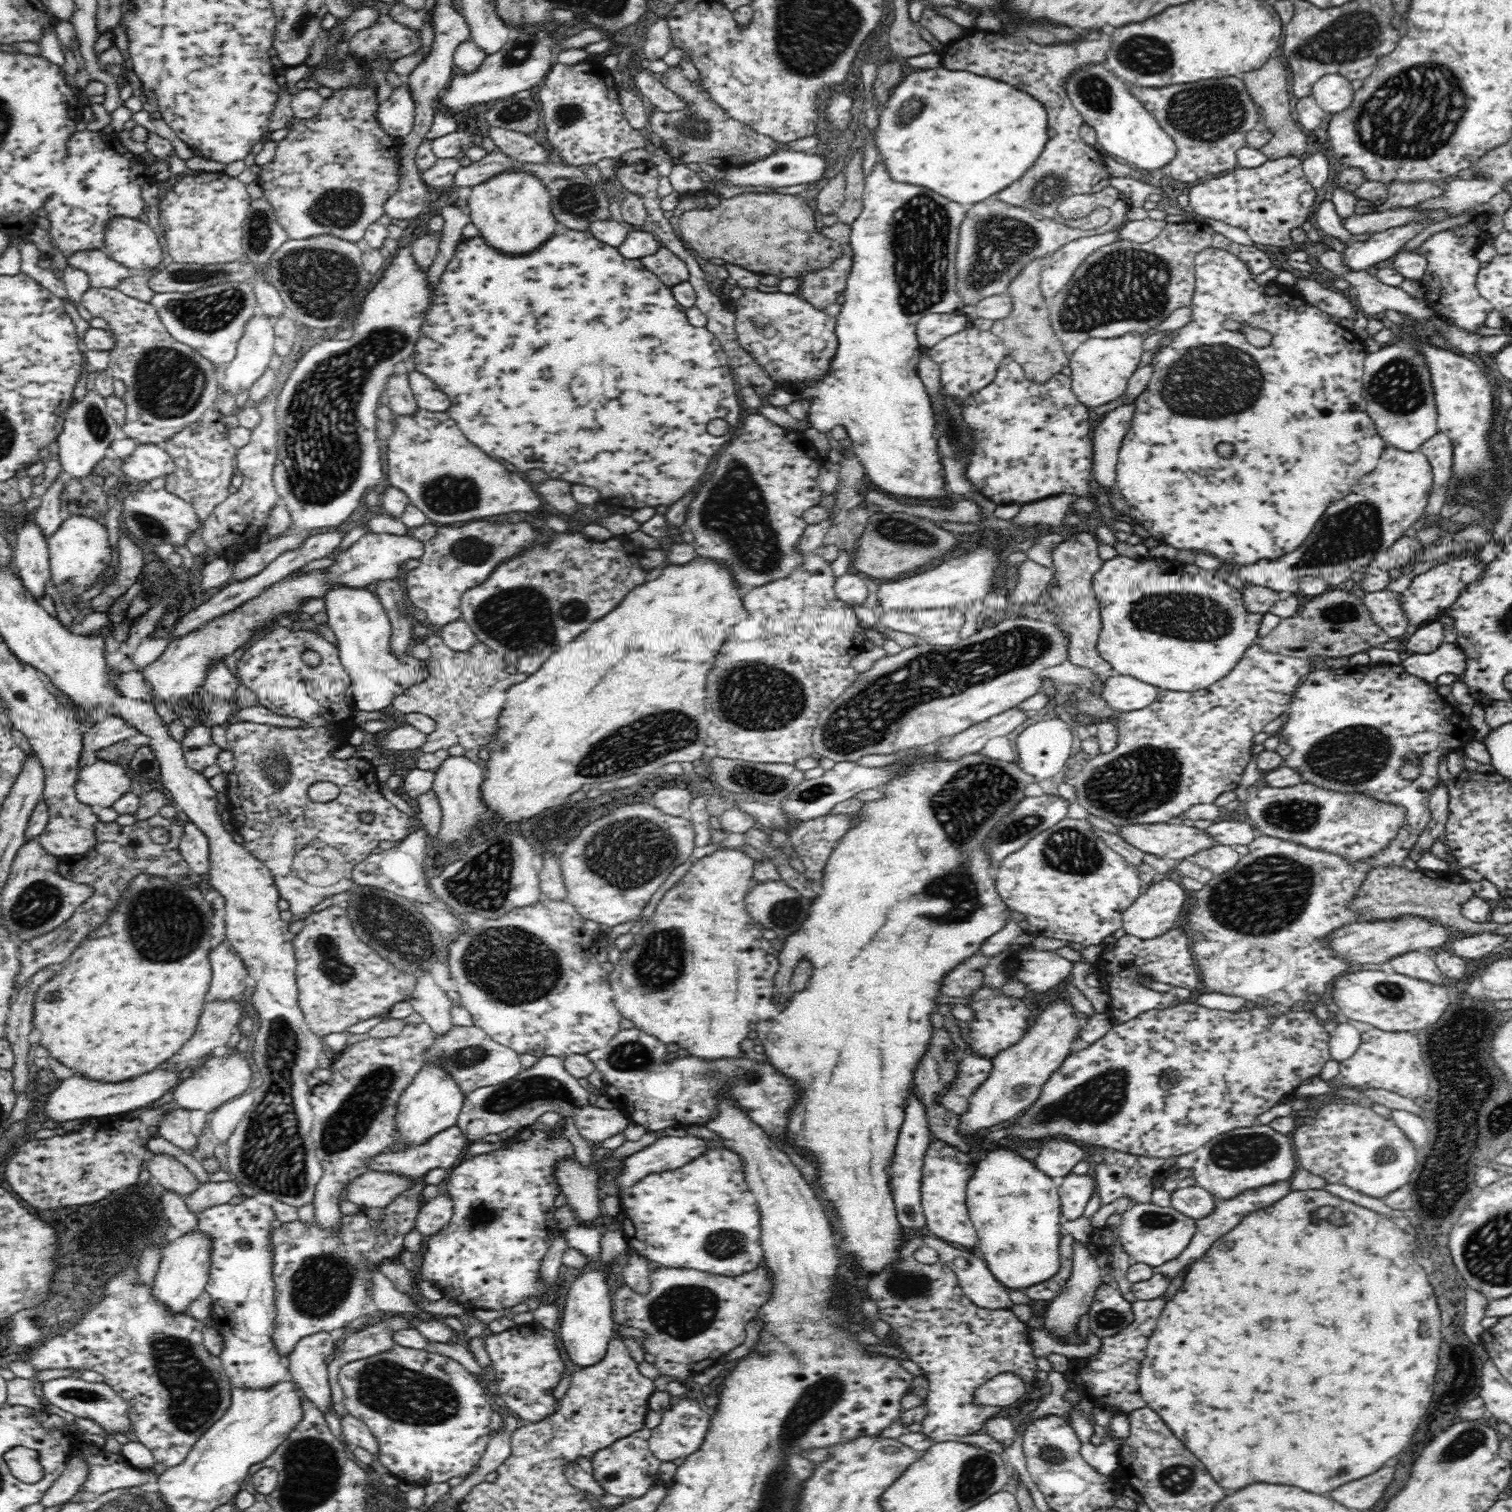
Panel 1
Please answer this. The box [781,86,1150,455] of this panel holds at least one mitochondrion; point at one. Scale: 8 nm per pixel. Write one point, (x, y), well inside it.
(919, 231)

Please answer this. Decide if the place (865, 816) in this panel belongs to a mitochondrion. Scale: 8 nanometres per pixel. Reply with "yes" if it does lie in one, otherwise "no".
no

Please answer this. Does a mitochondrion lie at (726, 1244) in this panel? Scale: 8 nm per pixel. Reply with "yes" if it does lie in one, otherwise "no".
yes

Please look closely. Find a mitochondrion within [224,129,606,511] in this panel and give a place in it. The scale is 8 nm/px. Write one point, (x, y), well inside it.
(324, 457)

